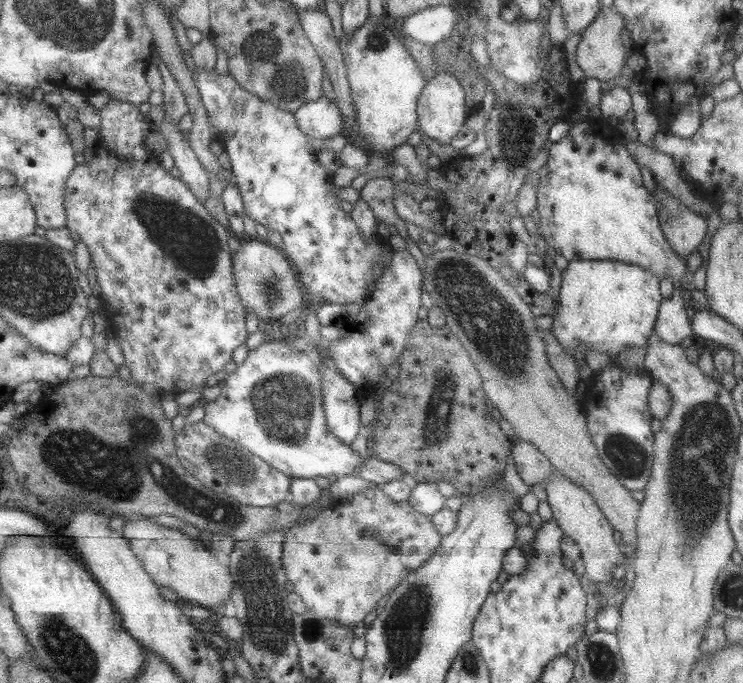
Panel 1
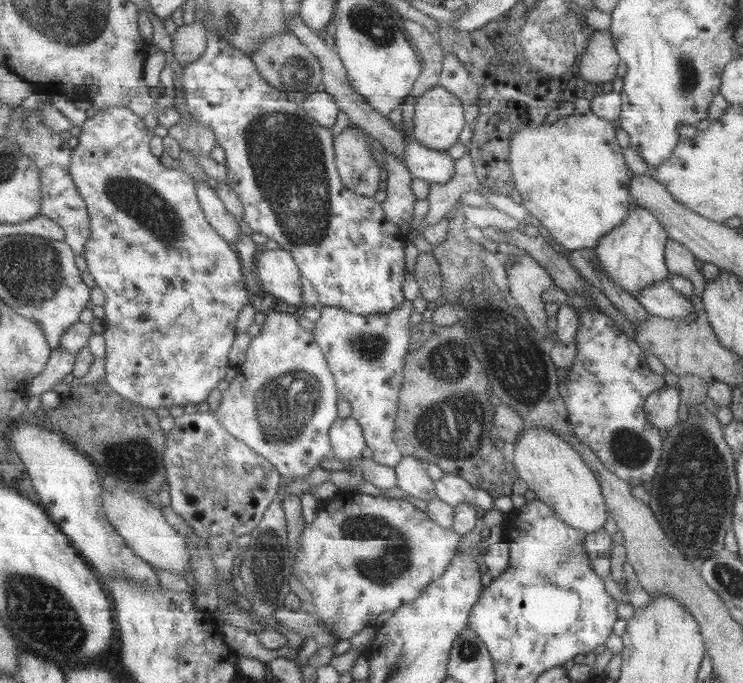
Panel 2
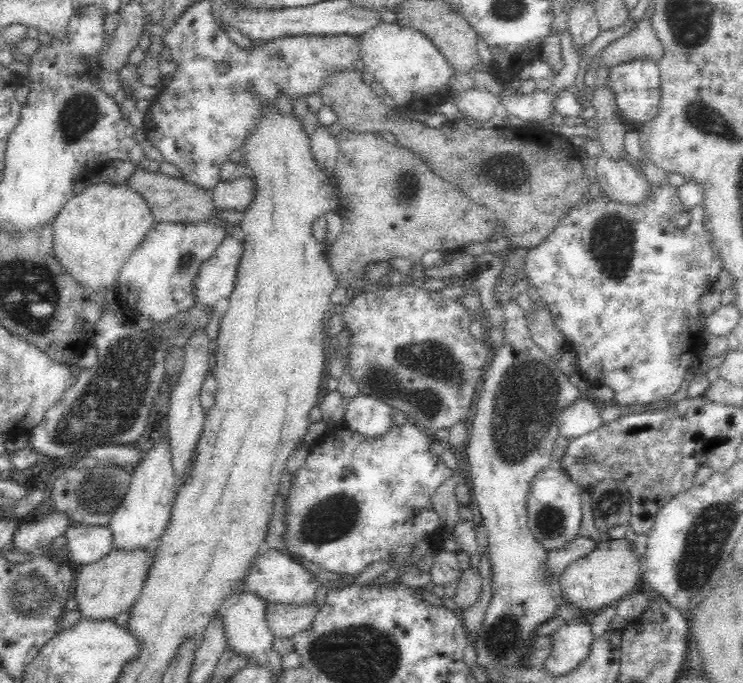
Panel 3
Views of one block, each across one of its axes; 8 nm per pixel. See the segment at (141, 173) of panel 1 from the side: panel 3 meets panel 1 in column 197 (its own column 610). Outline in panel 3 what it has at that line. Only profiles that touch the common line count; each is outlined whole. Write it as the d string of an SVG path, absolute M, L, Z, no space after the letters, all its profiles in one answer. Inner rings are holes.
M648 184L648 190L638 199L636 203L620 203L615 198L610 198L599 190L598 198L588 198L580 200L575 206L569 208L556 222L552 232L538 244L529 248L526 252L526 280L528 284L534 286L538 296L546 303L547 309L551 312L557 327L564 334L566 342L570 343L570 348L574 350L577 362L580 362L580 372L586 374L584 378L591 380L594 386L610 386L613 391L613 403L620 406L648 405L655 401L662 401L665 398L677 394L682 389L682 382L686 378L686 372L690 366L698 364L698 358L703 354L703 335L705 330L705 315L700 312L700 297L712 289L718 274L724 269L723 258L719 255L719 247L715 245L714 230L711 230L711 223L707 222L708 208L704 207L704 202L686 208L680 197L676 186L665 184Z

